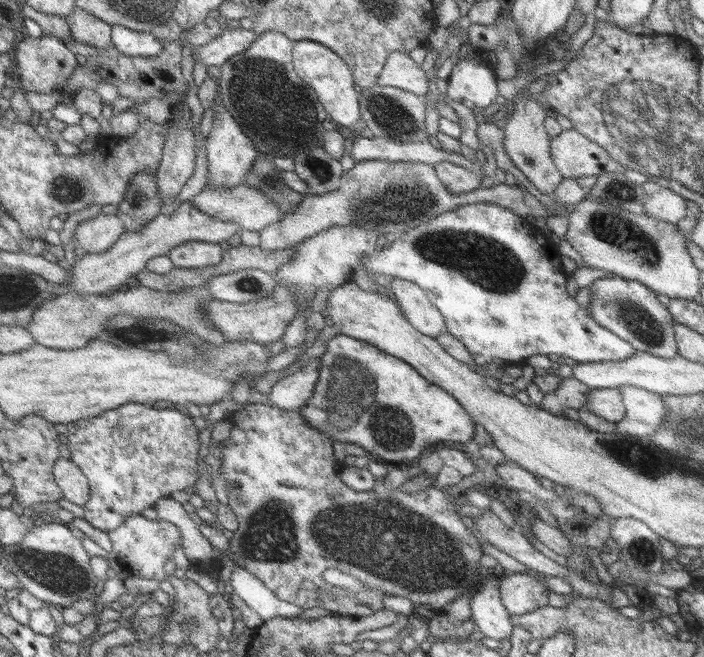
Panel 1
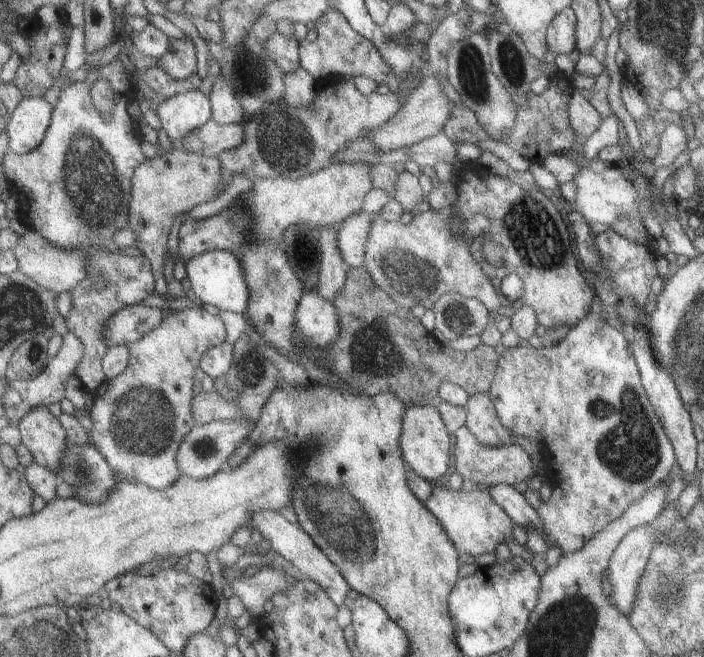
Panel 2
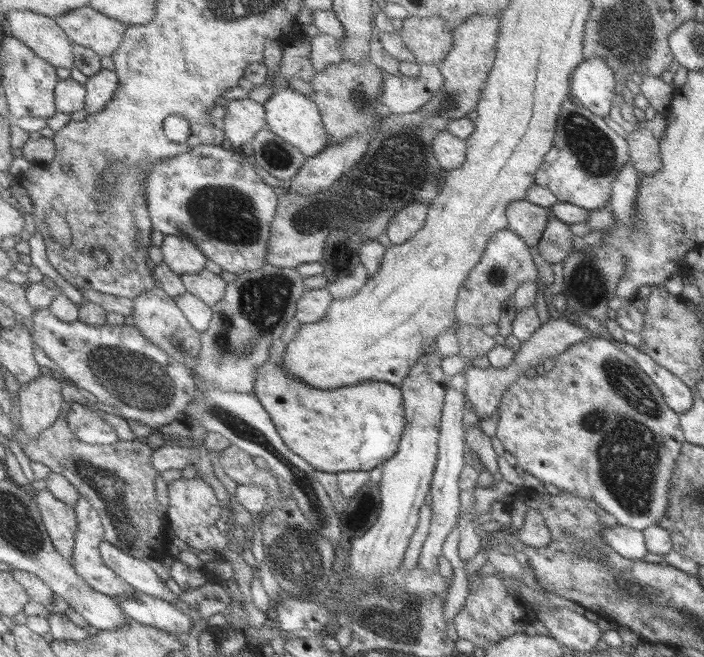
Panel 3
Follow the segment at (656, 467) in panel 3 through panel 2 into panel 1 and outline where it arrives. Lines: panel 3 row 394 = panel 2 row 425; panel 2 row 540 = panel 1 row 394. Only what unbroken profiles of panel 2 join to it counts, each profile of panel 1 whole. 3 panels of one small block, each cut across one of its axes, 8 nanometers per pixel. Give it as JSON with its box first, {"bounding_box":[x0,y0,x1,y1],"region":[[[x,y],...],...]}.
{"bounding_box":[540,376,590,416],"region":[[[573,376],[565,378],[554,392],[544,395],[540,407],[554,415],[565,416],[564,409],[579,410],[585,406],[589,390],[590,388]]]}

